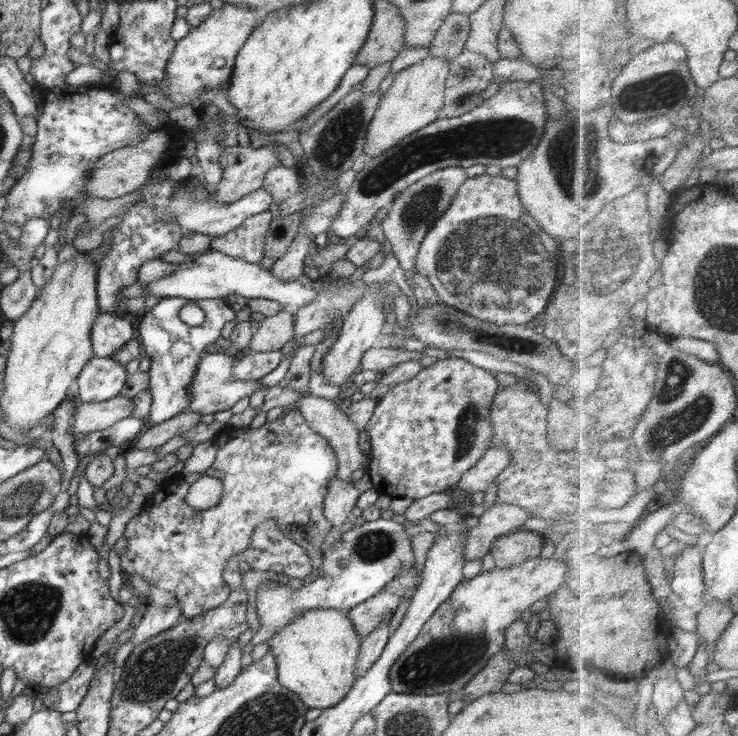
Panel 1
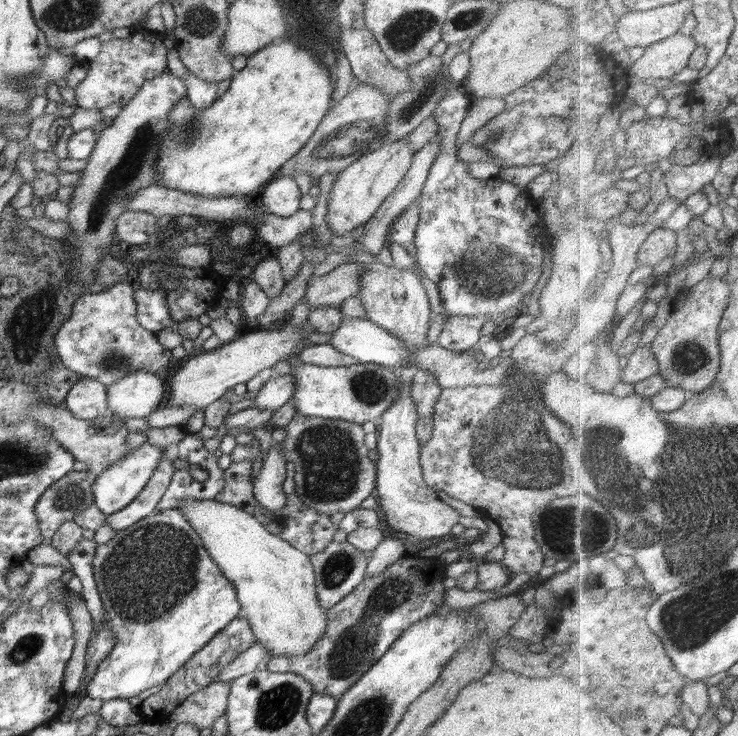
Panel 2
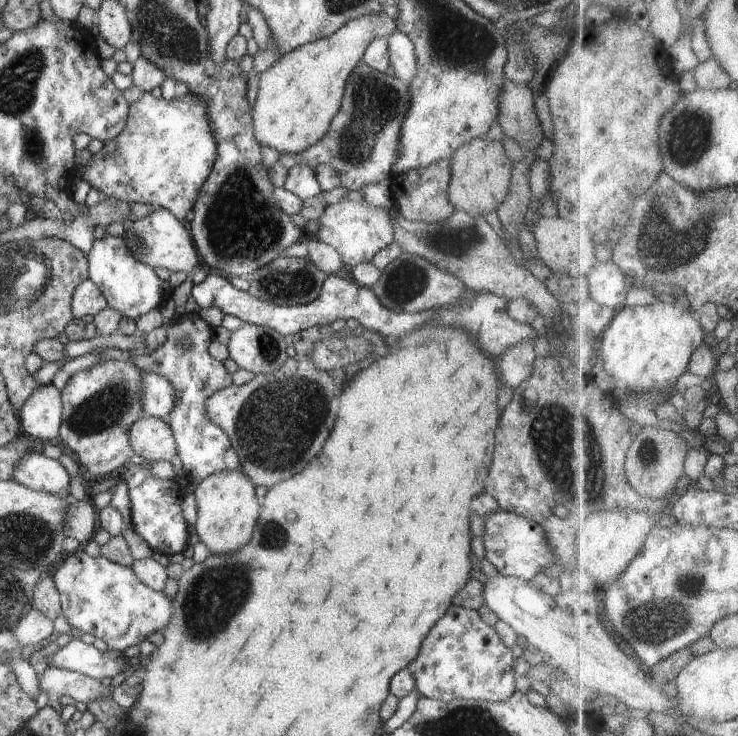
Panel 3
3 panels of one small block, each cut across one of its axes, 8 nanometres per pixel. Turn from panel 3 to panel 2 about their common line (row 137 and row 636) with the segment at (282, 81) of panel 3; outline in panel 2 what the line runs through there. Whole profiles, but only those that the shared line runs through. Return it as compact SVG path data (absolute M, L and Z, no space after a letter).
M217 499L184 500L178 509L186 517L186 521L198 533L204 549L222 570L231 584L234 584L237 600L242 615L248 620L252 633L266 650L269 656L304 656L312 650L312 646L324 636L328 627L328 610L319 604L316 591L316 576L310 555L303 554L291 546L276 533L272 533L260 524L252 514L236 508L232 504L222 504Z

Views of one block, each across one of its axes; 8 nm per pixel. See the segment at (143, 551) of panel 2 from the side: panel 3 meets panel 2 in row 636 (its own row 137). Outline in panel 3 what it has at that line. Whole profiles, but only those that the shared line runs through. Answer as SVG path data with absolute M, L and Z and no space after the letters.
M144 93L129 107L124 130L91 156L82 178L112 200L165 208L184 222L216 158L206 103L192 93L170 101Z

